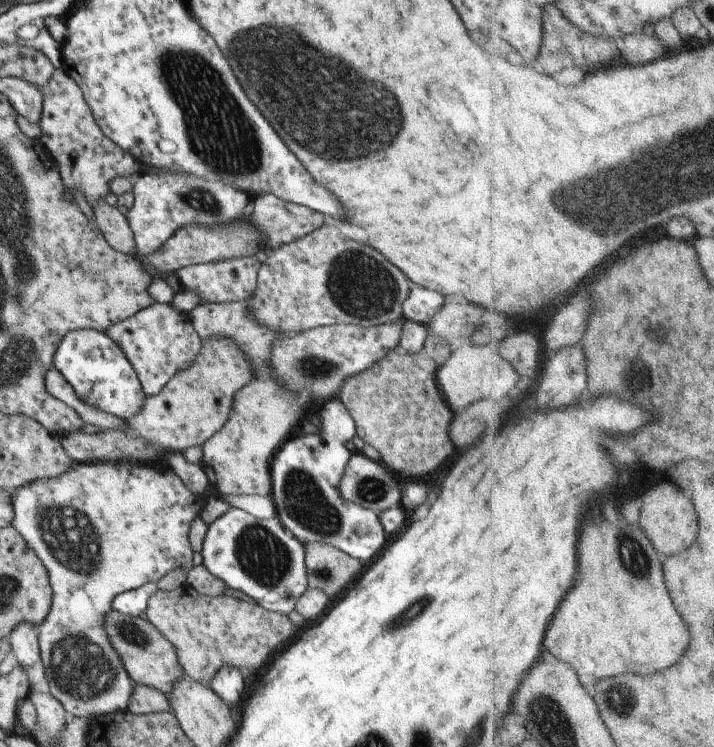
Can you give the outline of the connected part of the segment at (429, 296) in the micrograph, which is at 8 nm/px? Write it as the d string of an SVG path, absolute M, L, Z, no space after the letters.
M420 285L416 286L416 288L410 288L409 296L403 303L403 320L426 325L443 306L442 302L443 297L434 290L423 288Z

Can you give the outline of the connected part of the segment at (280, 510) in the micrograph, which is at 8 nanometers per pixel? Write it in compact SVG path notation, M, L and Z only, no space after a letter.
M338 398L321 408L320 434L291 437L271 461L271 495L277 519L302 545L320 542L338 548L362 564L372 560L386 538L379 516L372 510L343 500L338 484L344 475L351 453L344 445L357 434L355 423Z

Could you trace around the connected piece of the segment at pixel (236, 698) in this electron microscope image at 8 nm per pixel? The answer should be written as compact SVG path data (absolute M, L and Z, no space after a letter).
M224 667L212 678L208 686L228 707L234 708L244 698L244 682L243 675L236 668Z

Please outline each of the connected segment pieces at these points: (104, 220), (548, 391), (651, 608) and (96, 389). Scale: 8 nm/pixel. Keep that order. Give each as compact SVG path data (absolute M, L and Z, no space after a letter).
M103 198L96 199L91 210L93 221L108 244L123 254L136 256L133 233L122 212L116 206L109 206Z
M581 341L548 355L546 372L538 392L540 406L562 408L578 402L590 390L588 356Z
M592 518L584 530L580 558L580 566L586 572L584 584L572 590L564 600L564 608L556 612L556 620L548 628L546 648L559 660L566 660L568 665L576 668L585 686L596 686L600 680L618 674L658 674L676 666L692 644L692 632L672 600L662 560L644 528L640 528L640 524L632 524L630 528L626 518L620 524L598 522L598 518Z
M83 329L65 335L53 357L53 366L86 404L120 419L141 410L146 394L131 363L105 332Z

